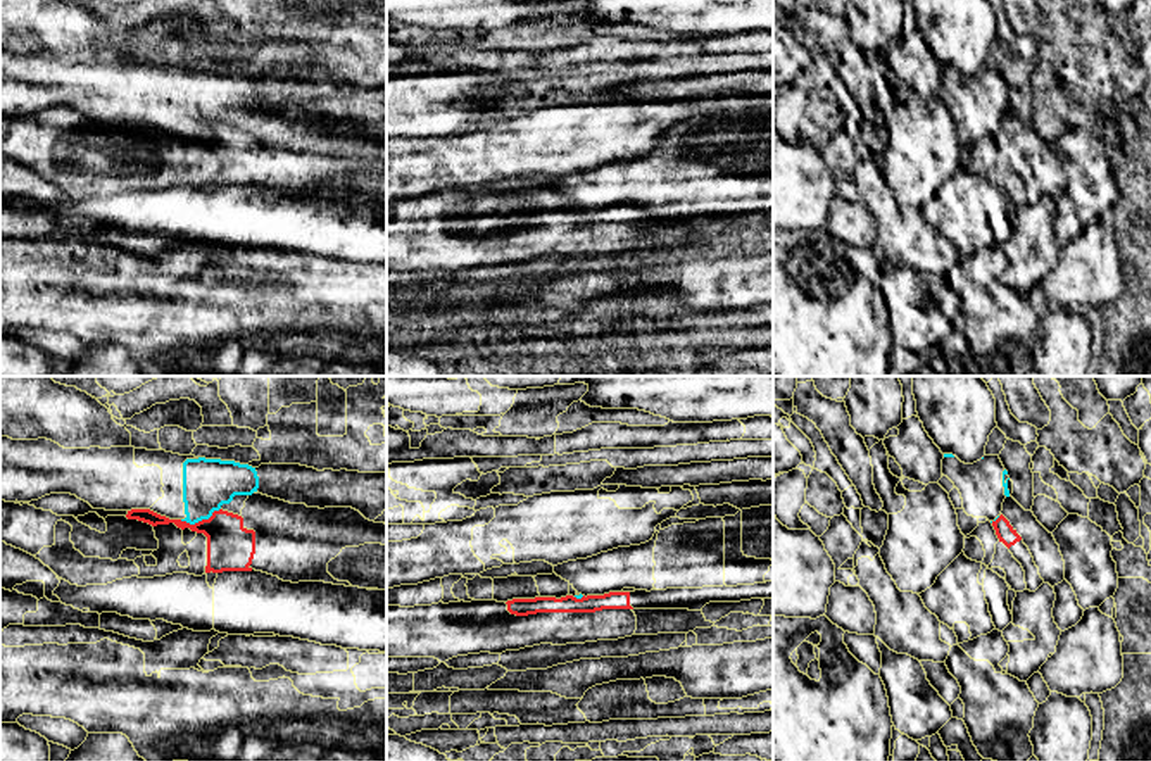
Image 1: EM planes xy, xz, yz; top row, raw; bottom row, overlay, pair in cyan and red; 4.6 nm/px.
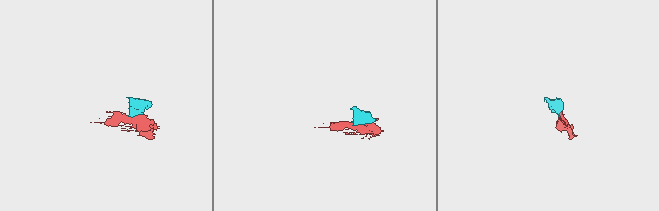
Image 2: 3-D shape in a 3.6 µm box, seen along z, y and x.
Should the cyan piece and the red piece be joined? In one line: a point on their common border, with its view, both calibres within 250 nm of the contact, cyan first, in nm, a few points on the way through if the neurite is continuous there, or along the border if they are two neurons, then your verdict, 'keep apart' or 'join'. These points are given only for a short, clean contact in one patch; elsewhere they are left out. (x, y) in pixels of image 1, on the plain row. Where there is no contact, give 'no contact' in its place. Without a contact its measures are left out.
meets cyan in xy at (199, 133); 240 nm thick on the cyan side, 220 nm on the other; border along xy (220, 121), (207, 132), (194, 137), (180, 133); keep apart

